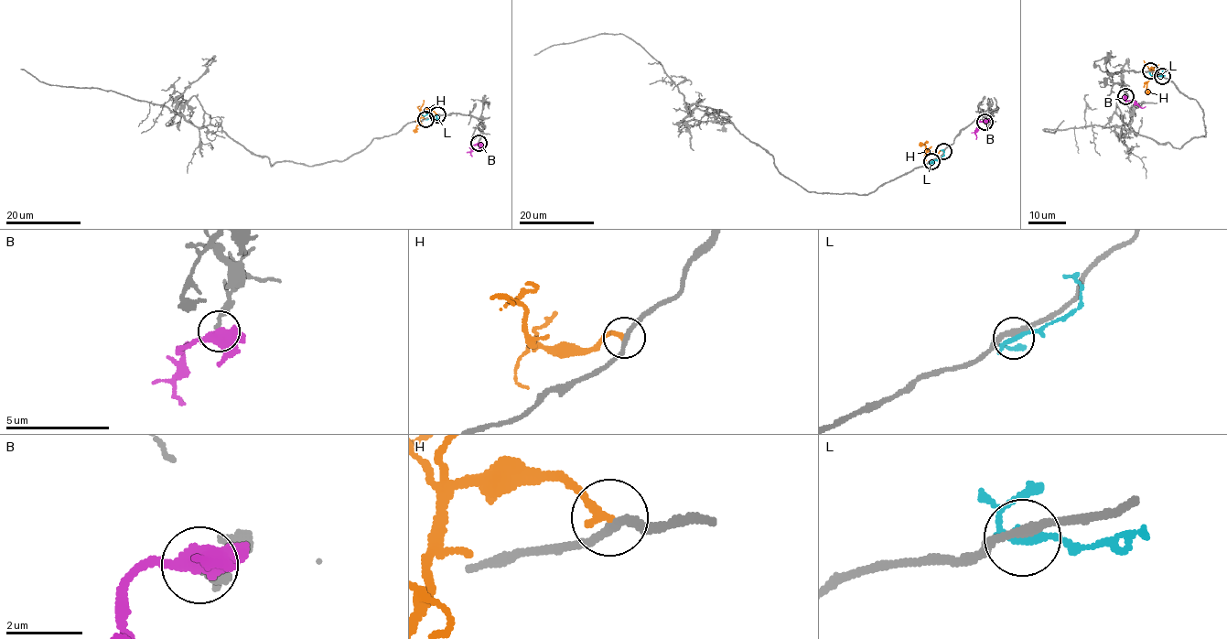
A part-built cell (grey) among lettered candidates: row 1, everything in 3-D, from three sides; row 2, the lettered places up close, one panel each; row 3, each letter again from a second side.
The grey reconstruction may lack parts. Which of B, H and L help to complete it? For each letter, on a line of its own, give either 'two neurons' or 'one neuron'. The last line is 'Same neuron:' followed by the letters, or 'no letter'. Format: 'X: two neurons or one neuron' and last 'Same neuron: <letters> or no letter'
B: two neurons
H: two neurons
L: two neurons
Same neuron: no letter

